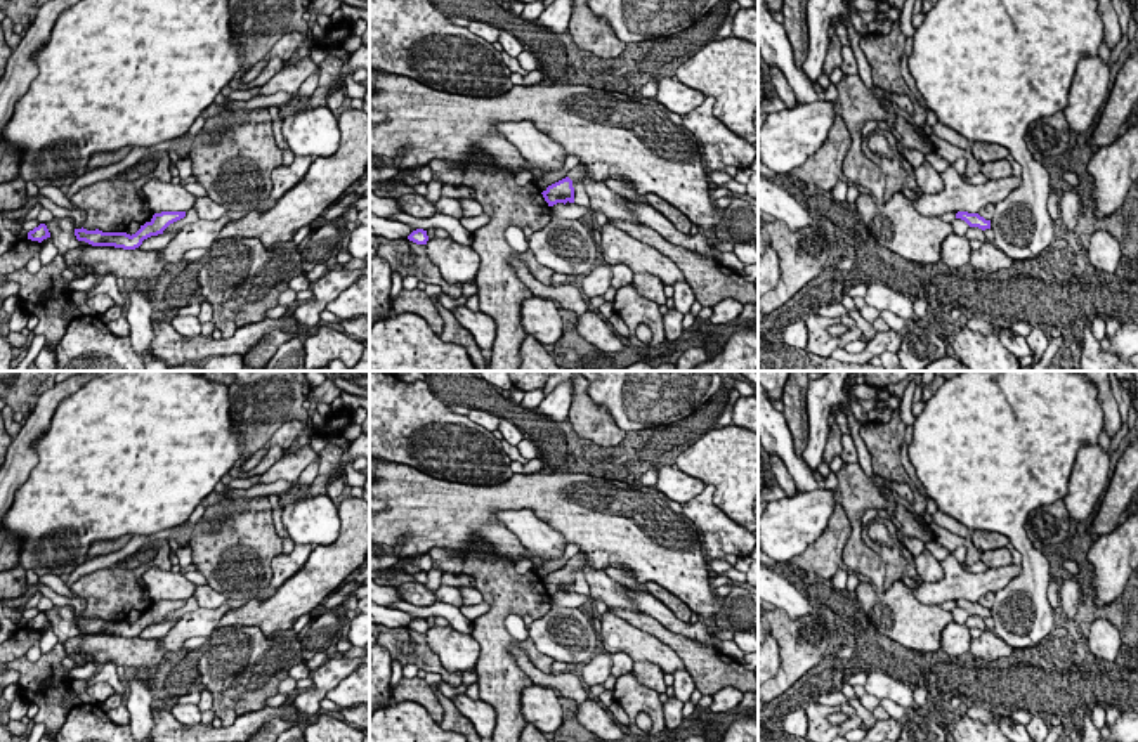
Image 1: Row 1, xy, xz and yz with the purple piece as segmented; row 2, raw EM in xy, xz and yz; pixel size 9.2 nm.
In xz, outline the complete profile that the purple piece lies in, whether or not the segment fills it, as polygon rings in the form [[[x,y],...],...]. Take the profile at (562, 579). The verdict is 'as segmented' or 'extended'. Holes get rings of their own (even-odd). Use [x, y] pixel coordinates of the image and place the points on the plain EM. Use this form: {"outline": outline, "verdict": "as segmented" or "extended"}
{"outline": [[[578,553],[572,556],[566,567],[548,574],[541,583],[548,595],[553,595],[557,591],[574,591],[574,576],[572,570],[583,570],[585,569],[585,555]]], "verdict": "extended"}

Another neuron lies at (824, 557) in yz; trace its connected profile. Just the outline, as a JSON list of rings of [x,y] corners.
[[[838,501],[821,537],[788,563],[808,570],[824,579],[833,579],[838,570],[852,574],[843,562],[843,550],[852,534],[850,520]]]

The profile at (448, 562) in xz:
[[[439,546],[432,548],[428,553],[434,562],[432,569],[439,569],[441,572],[448,572],[453,576],[461,576],[463,560],[465,560],[463,555],[449,553]]]

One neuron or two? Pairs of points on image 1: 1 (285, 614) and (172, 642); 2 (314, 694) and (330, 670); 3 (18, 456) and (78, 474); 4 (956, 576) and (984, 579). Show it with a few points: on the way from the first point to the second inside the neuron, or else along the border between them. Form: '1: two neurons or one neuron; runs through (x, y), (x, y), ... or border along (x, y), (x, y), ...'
1: two neurons; border along (233, 609), (217, 626)
2: one neuron; runs through (320, 689), (328, 675)
3: two neurons; border along (49, 422), (33, 444), (37, 465), (18, 489)
4: one neuron; runs through (963, 579), (977, 579)

